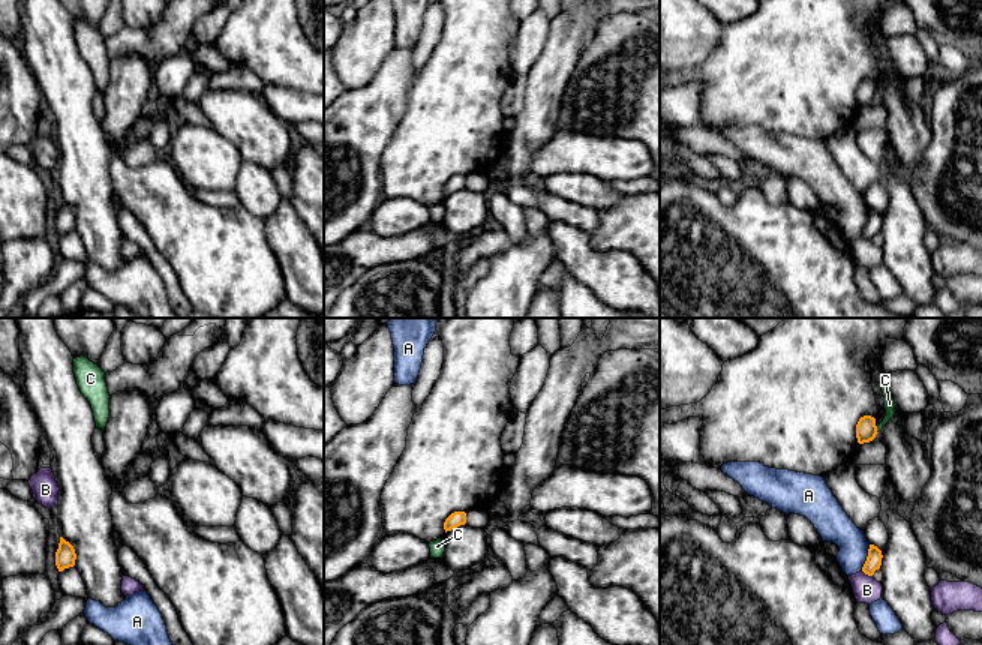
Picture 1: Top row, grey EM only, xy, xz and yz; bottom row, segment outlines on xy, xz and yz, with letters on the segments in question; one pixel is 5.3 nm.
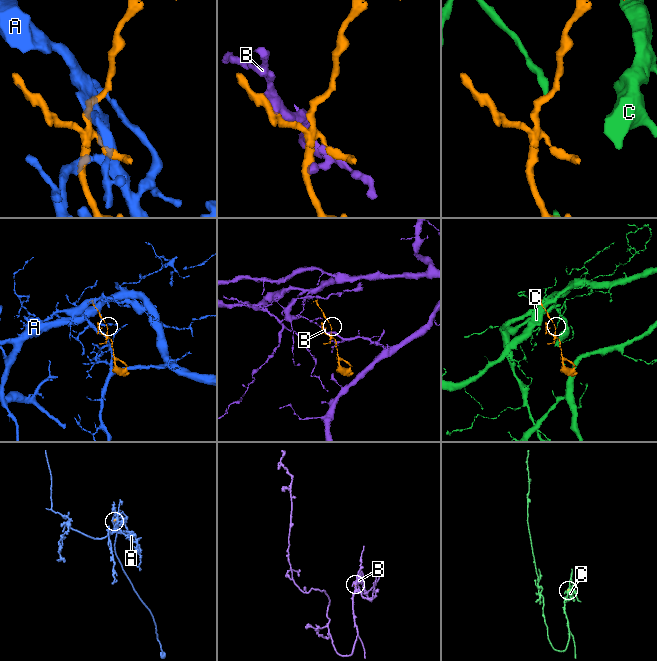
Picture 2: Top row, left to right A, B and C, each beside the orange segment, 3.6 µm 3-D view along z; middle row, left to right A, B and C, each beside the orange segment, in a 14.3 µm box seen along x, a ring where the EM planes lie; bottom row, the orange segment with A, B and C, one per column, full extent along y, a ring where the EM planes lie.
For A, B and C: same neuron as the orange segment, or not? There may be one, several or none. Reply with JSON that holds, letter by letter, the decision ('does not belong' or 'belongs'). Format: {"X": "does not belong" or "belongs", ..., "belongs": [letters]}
{"A": "does not belong", "B": "does not belong", "C": "does not belong", "belongs": []}

